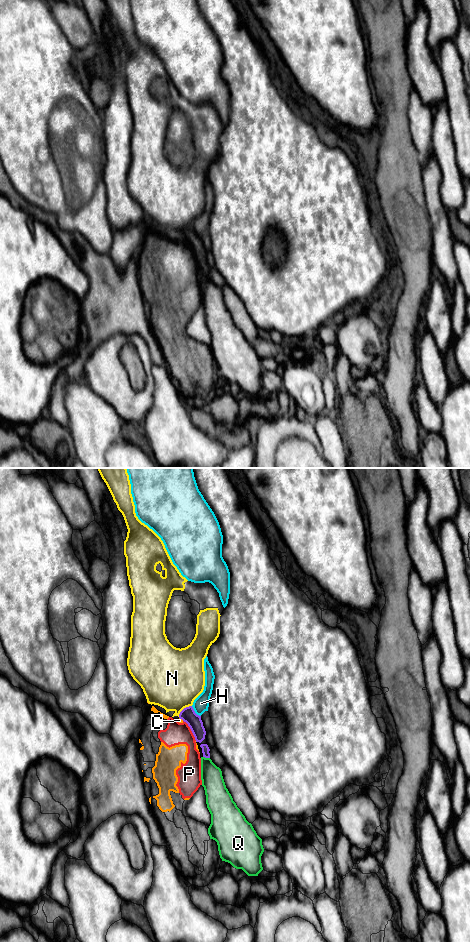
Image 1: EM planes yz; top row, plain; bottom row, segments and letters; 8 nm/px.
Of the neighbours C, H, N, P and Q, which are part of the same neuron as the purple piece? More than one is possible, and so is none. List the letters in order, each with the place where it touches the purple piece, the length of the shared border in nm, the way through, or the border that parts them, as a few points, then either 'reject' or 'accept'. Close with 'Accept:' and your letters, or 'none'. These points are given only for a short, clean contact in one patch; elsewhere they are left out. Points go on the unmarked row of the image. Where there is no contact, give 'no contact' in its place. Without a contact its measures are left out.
C: meets purple in yz at (181, 238); contact 50 nm long; reject
H: meets purple in yz at (194, 232); contact 120 nm long; reject
N: meets purple in yz at (183, 229); contact 140 nm long; reject
P: meets purple in yz at (191, 250); contact 200 nm long; reject
Q: meets purple in yz at (206, 277); contact 60 nm long; reject
Accept: none

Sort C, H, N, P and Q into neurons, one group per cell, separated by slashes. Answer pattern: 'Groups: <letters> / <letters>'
Groups: C P / H / N / Q

